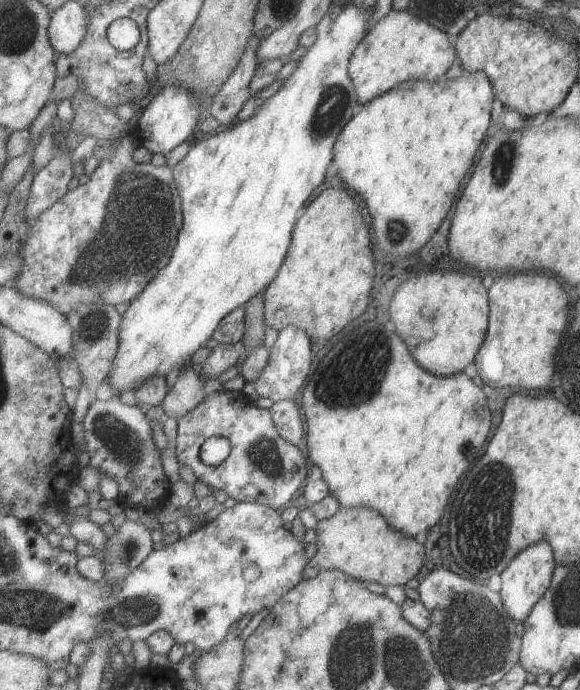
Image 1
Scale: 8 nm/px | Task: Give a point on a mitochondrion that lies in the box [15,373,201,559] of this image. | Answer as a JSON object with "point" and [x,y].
{"point":[122,443]}

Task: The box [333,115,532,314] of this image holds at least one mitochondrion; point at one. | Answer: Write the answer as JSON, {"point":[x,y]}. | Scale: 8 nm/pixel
{"point":[504,167]}

